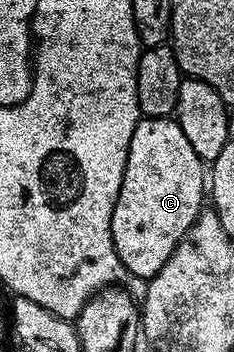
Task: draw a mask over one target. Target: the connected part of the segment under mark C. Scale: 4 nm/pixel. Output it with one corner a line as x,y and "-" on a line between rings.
142,117
131,135
123,183
111,215
113,246
126,274
154,277
171,259
171,251
187,235
207,201
207,165
183,135
176,120

